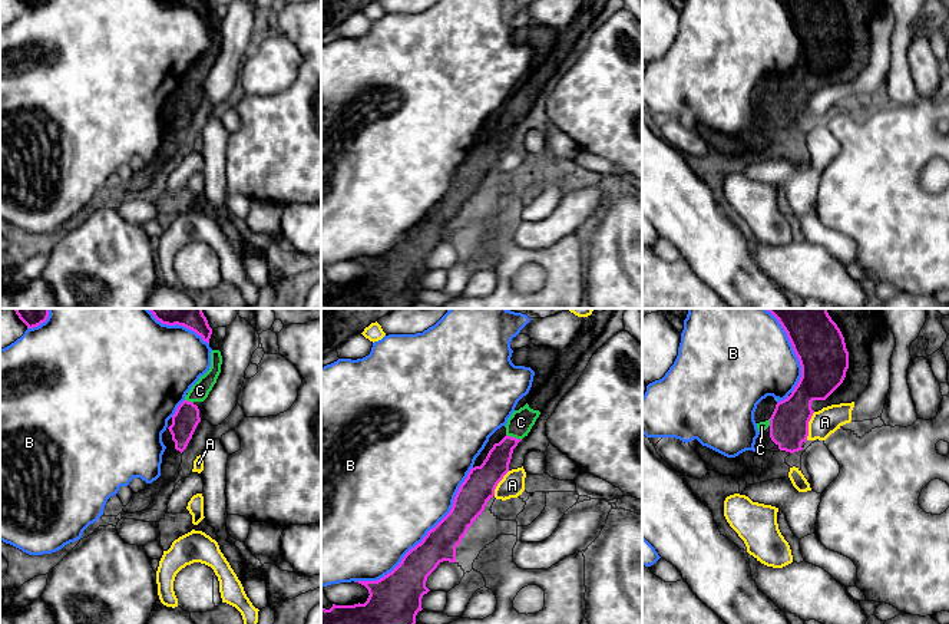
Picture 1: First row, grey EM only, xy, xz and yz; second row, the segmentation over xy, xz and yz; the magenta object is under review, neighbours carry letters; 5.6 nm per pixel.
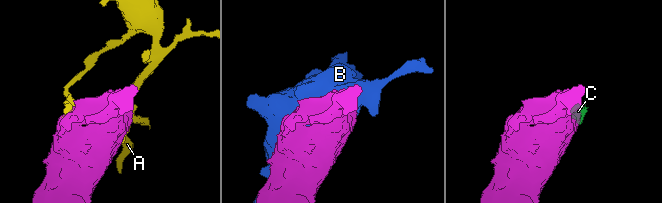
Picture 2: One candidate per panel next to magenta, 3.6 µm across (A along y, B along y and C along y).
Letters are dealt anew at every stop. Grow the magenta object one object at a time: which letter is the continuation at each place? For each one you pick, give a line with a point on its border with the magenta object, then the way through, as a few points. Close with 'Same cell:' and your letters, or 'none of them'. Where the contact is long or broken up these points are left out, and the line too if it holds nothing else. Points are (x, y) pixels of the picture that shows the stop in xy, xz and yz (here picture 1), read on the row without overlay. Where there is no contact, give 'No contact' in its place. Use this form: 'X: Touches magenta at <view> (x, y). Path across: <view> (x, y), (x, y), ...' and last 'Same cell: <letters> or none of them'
C: Touches magenta at xz (513, 116)
Same cell: C

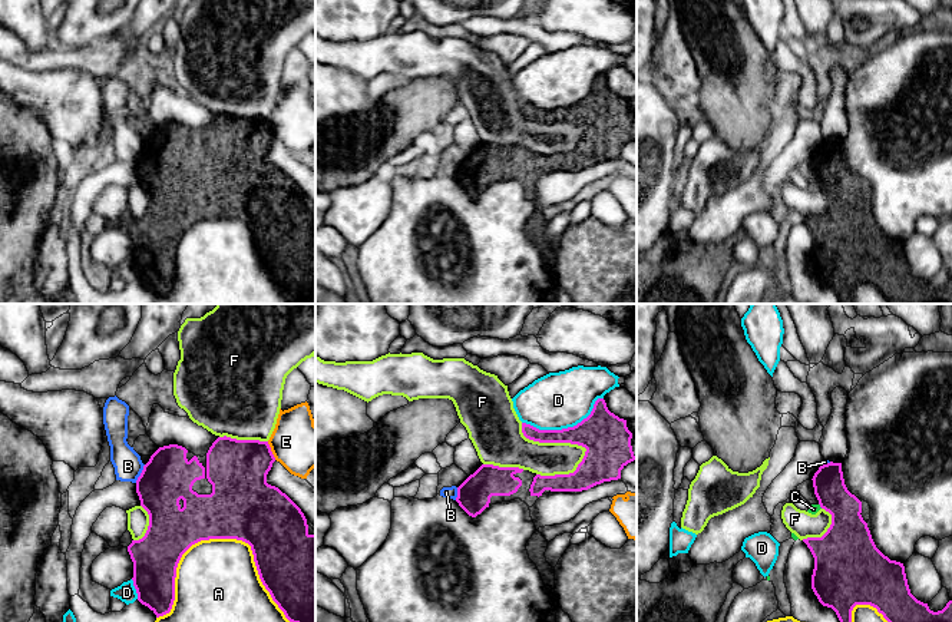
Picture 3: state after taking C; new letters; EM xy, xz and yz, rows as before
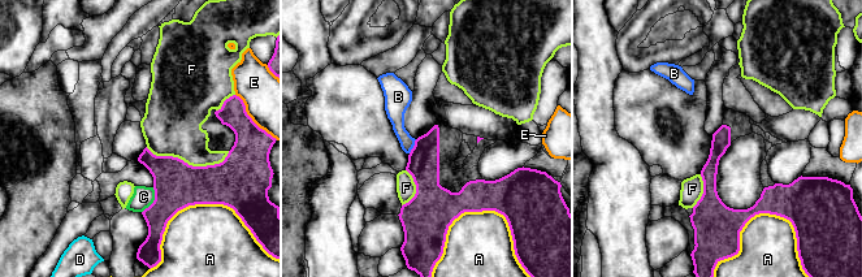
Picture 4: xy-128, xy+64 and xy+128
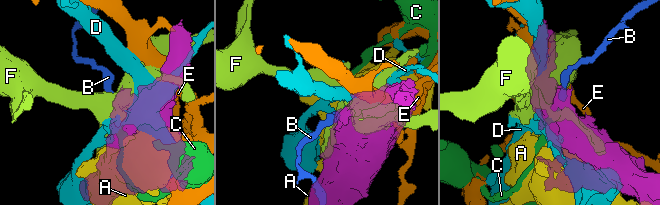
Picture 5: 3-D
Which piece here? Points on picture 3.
Same cell: none of them

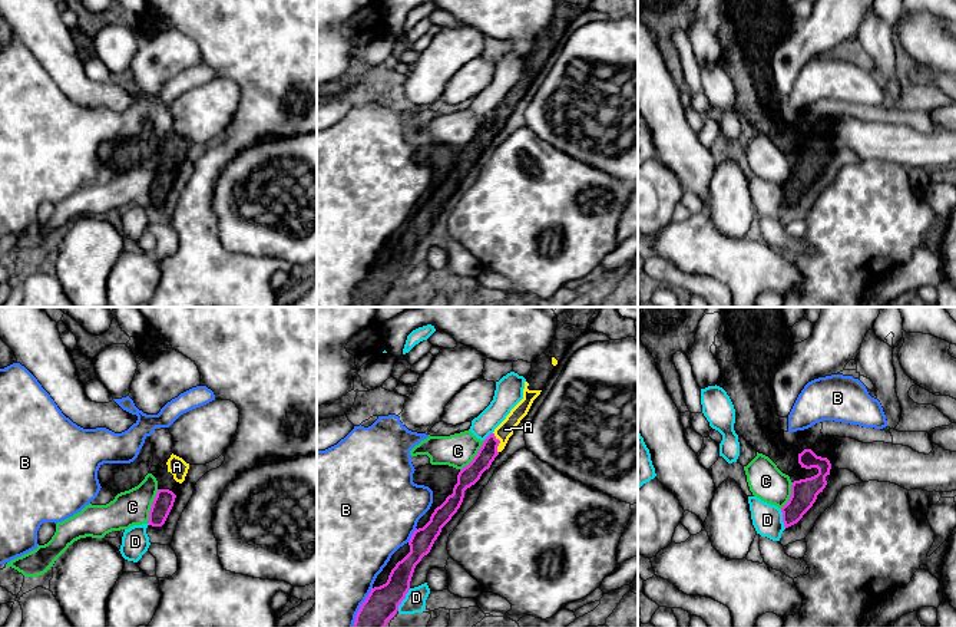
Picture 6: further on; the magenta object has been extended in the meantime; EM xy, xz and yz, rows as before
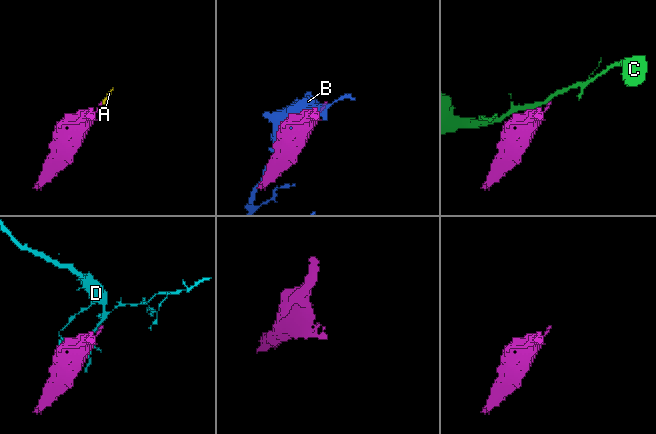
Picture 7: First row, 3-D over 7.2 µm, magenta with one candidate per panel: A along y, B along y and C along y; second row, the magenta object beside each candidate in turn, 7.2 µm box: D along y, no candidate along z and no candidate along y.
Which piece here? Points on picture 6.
A: Touches magenta at xz (499, 121). Path across: xz (469, 154), (499, 121), (505, 108)
Same cell: A

